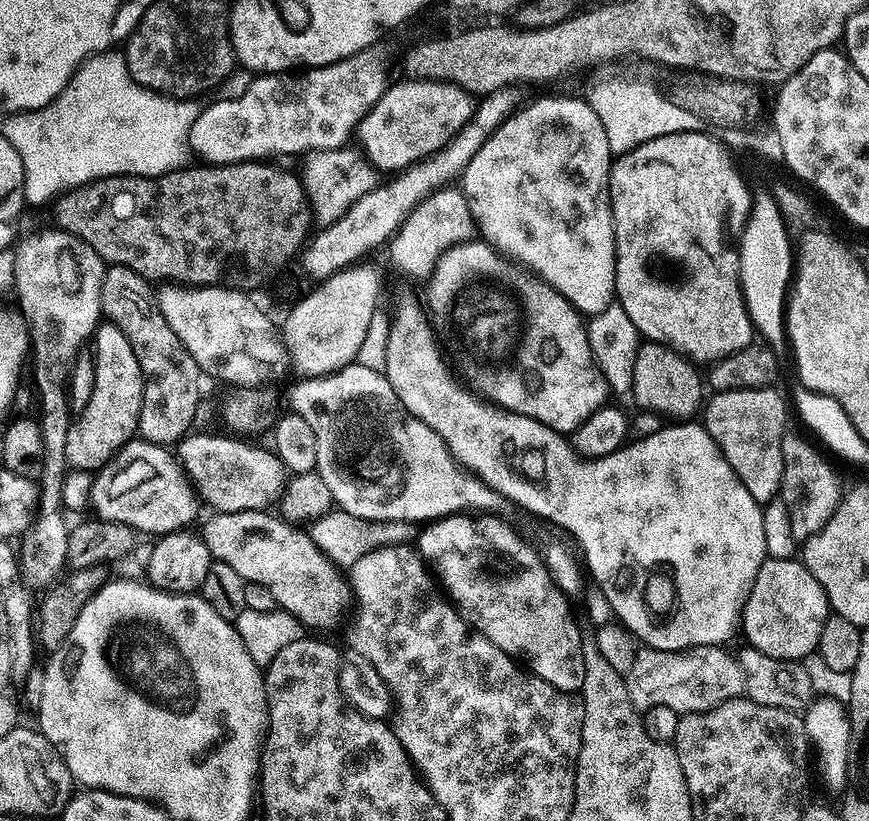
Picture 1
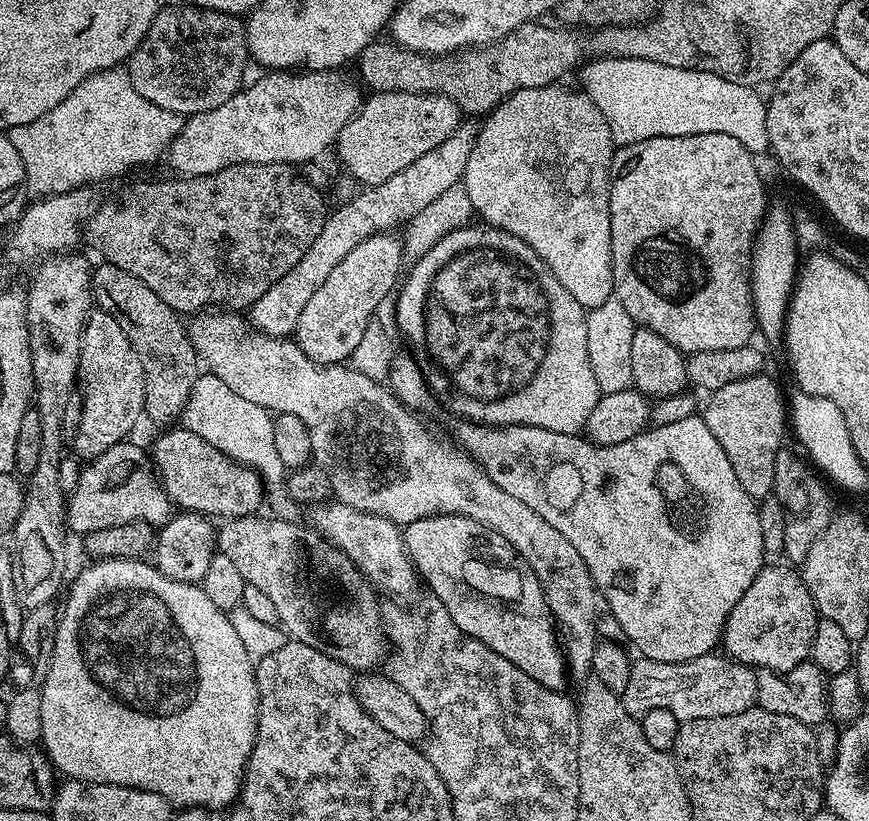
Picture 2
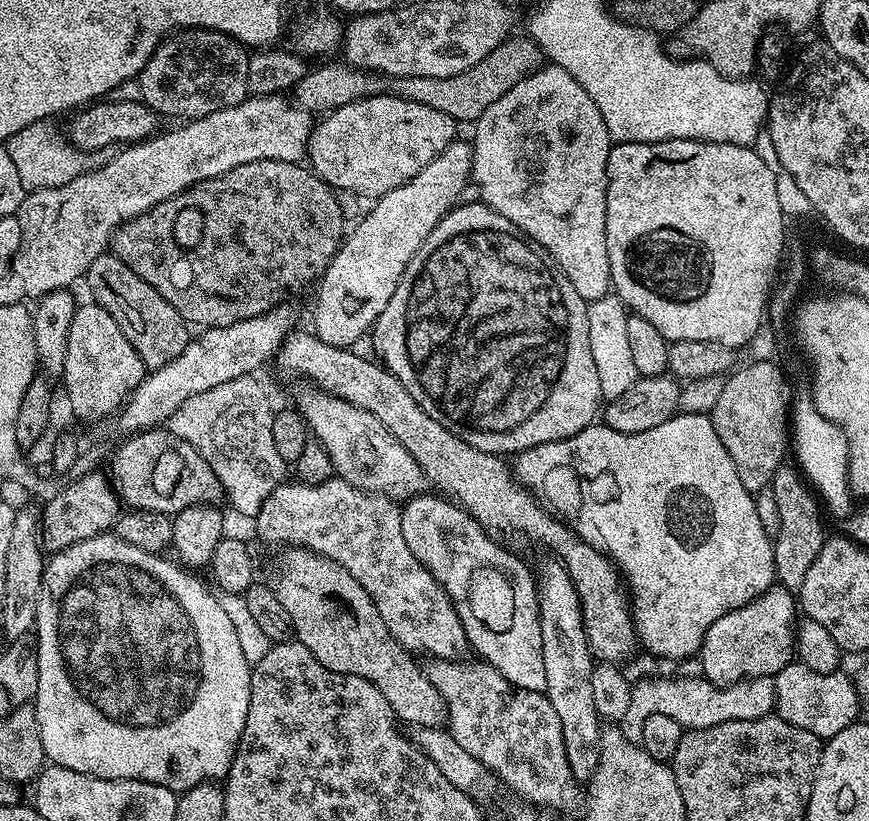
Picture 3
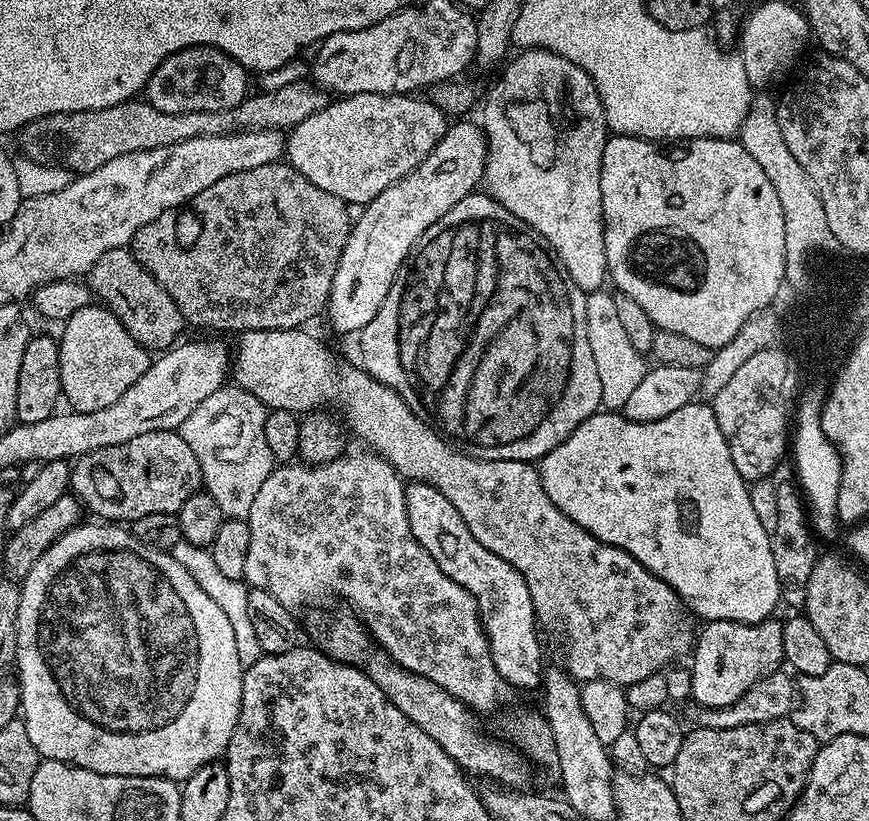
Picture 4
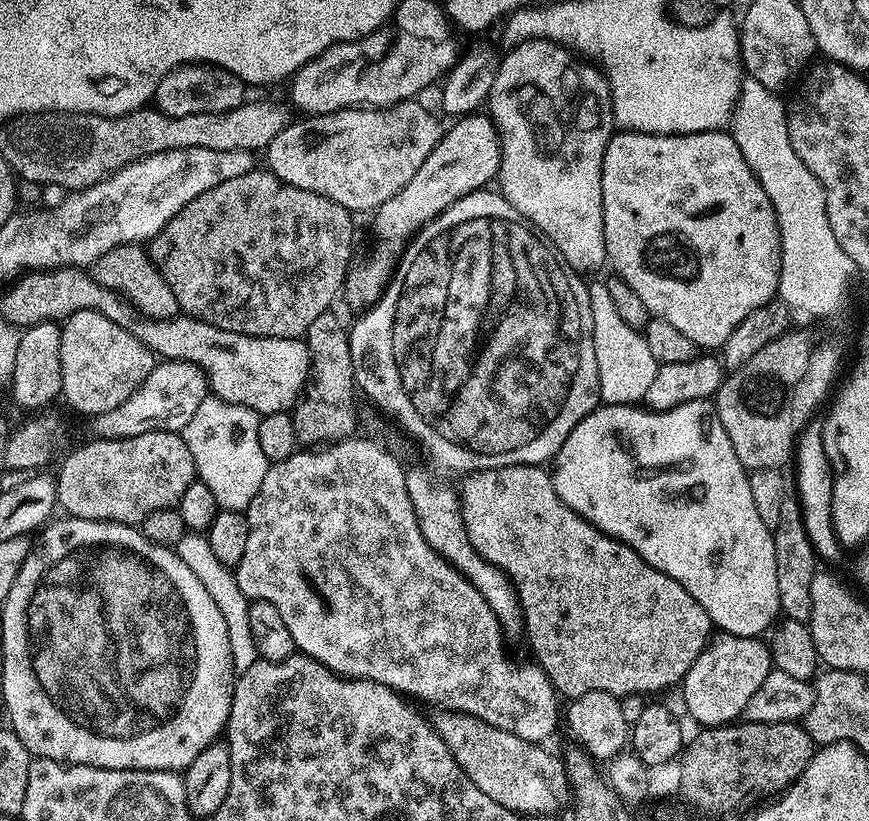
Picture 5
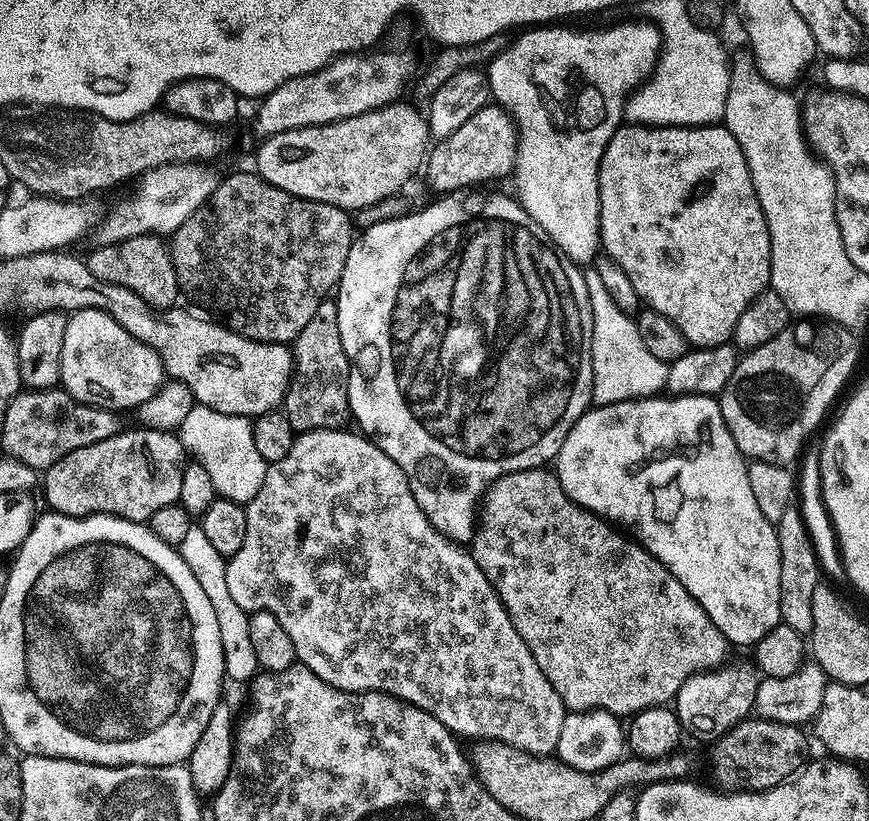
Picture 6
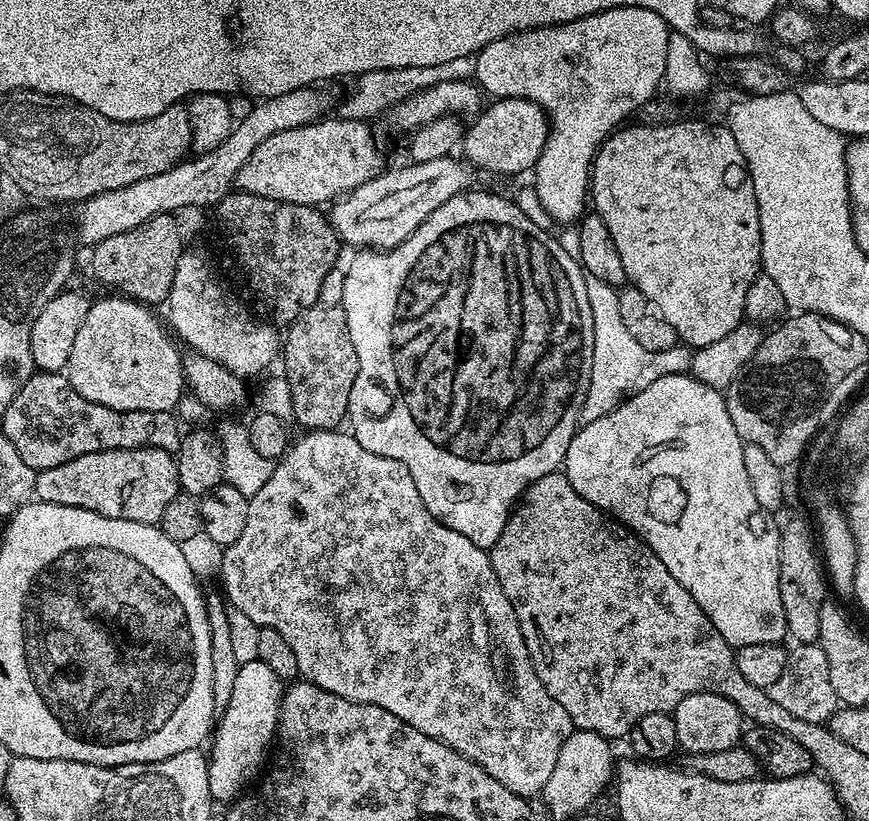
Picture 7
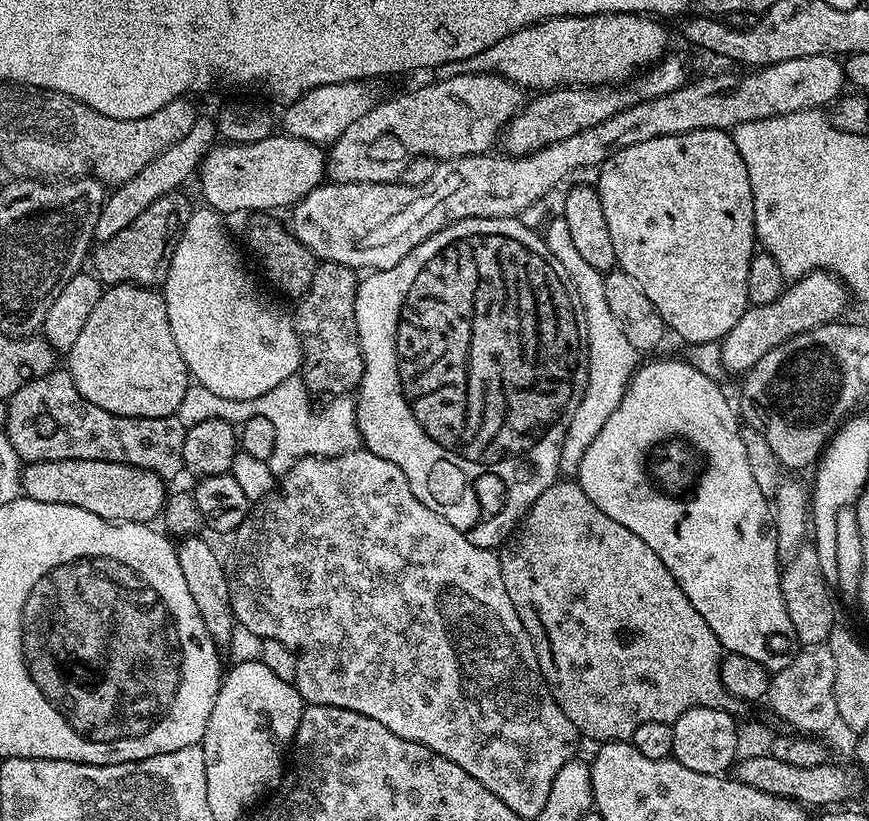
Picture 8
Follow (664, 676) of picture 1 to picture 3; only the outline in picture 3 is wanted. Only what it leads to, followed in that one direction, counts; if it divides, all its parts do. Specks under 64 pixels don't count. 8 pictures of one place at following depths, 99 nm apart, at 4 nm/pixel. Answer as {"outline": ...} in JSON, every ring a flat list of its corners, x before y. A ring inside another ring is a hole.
{"outline":[[656,676,653,680,635,681,632,684,630,706,618,724,625,738,633,742,639,741,642,722,646,722,650,714,666,714,687,730,718,726,722,722,762,718,776,707,776,682,773,677,759,676,753,680,740,680,737,684,717,686,696,676]]}

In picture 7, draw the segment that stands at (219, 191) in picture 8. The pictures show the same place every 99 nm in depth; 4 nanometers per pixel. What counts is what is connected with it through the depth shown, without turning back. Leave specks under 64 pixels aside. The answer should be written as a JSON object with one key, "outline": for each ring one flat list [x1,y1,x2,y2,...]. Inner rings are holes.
{"outline":[[328,119,294,130,282,130,282,134,266,138,266,142,246,158,246,166,238,170,235,187,262,198,324,206,347,196,362,186,362,182,370,182,370,178,385,171,384,156,365,121]]}

